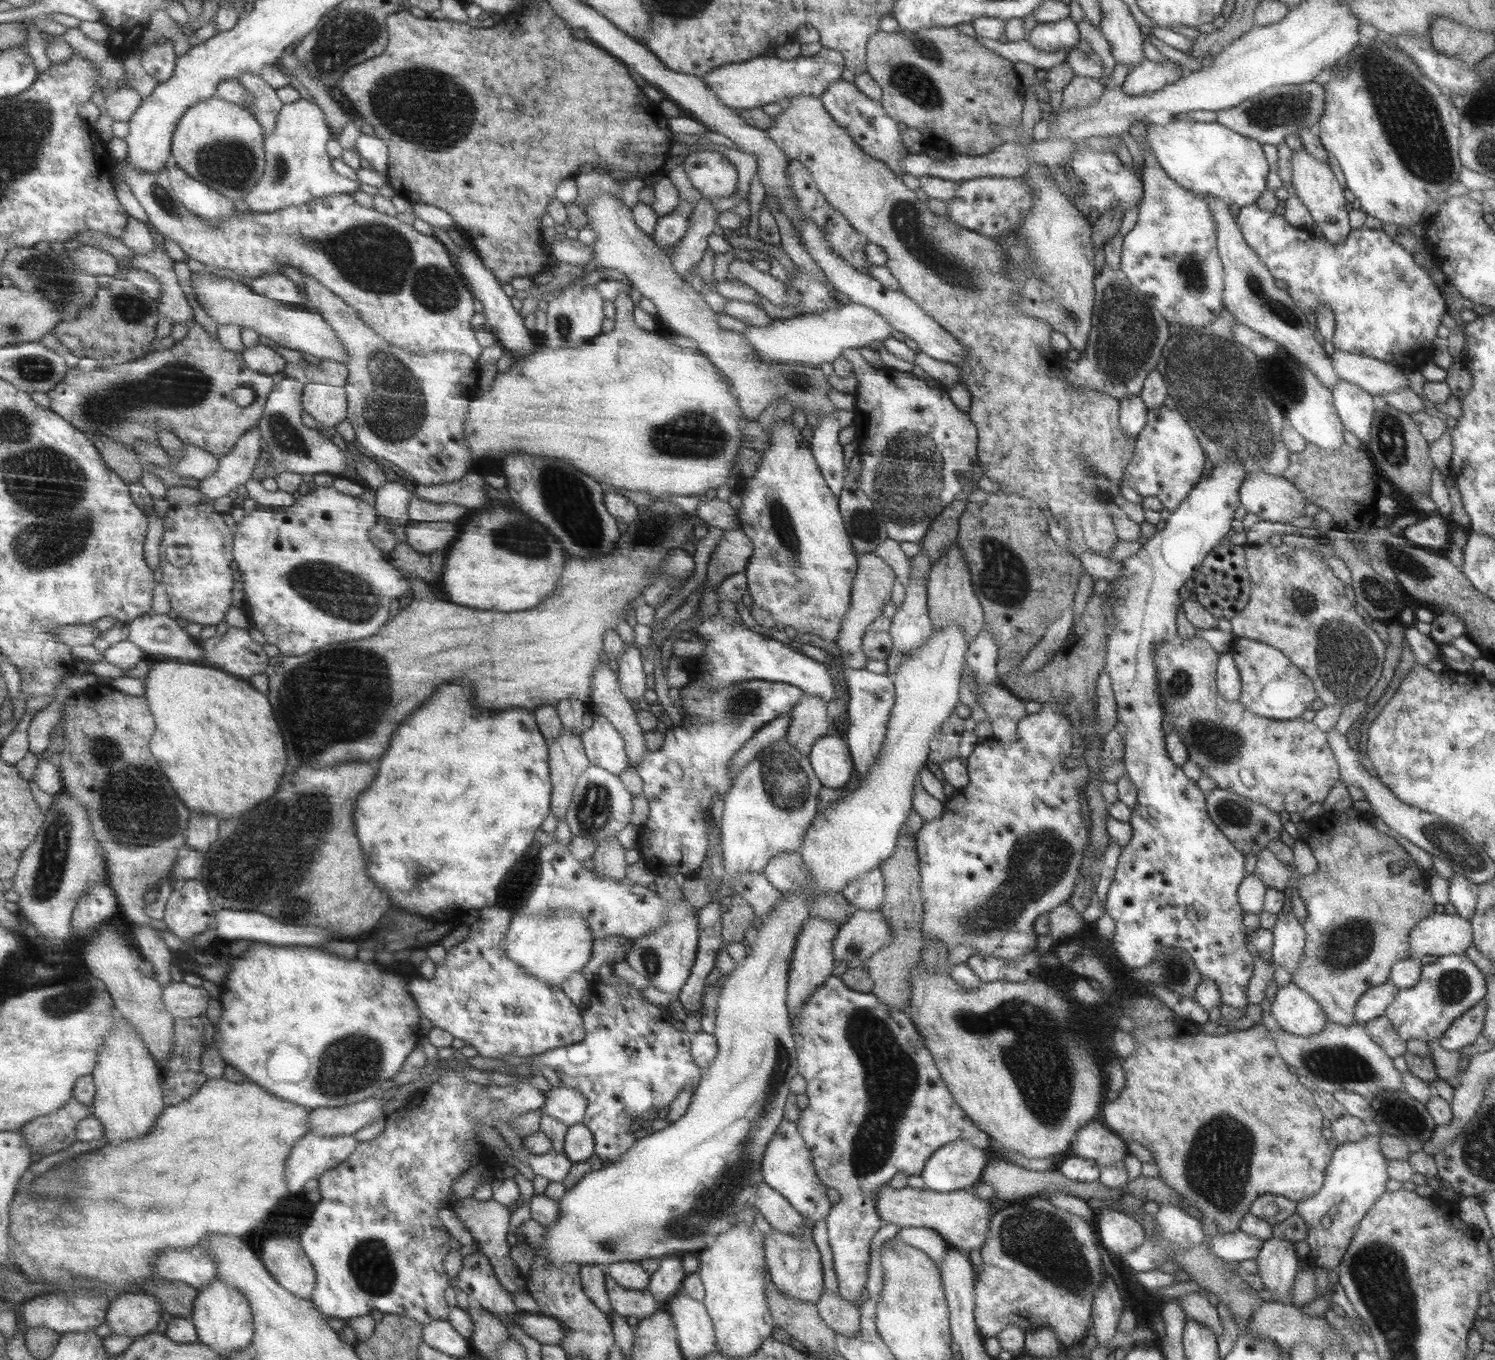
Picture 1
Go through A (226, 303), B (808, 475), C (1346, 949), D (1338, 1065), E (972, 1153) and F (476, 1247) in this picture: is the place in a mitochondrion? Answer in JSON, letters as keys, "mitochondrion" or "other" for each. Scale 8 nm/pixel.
{"A":"other","B":"other","C":"mitochondrion","D":"mitochondrion","E":"other","F":"other"}

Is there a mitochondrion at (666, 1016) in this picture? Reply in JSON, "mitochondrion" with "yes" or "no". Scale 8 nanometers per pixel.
{"mitochondrion":"no"}

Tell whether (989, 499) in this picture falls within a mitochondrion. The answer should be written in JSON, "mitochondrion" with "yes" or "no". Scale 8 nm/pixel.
{"mitochondrion":"no"}

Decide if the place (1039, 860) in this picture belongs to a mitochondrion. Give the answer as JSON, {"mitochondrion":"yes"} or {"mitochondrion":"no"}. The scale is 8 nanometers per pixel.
{"mitochondrion":"yes"}

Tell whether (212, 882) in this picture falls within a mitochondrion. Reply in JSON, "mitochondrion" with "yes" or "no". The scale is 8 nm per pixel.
{"mitochondrion":"no"}

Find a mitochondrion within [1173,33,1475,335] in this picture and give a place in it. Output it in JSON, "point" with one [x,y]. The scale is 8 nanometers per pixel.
{"point":[1409,115]}

